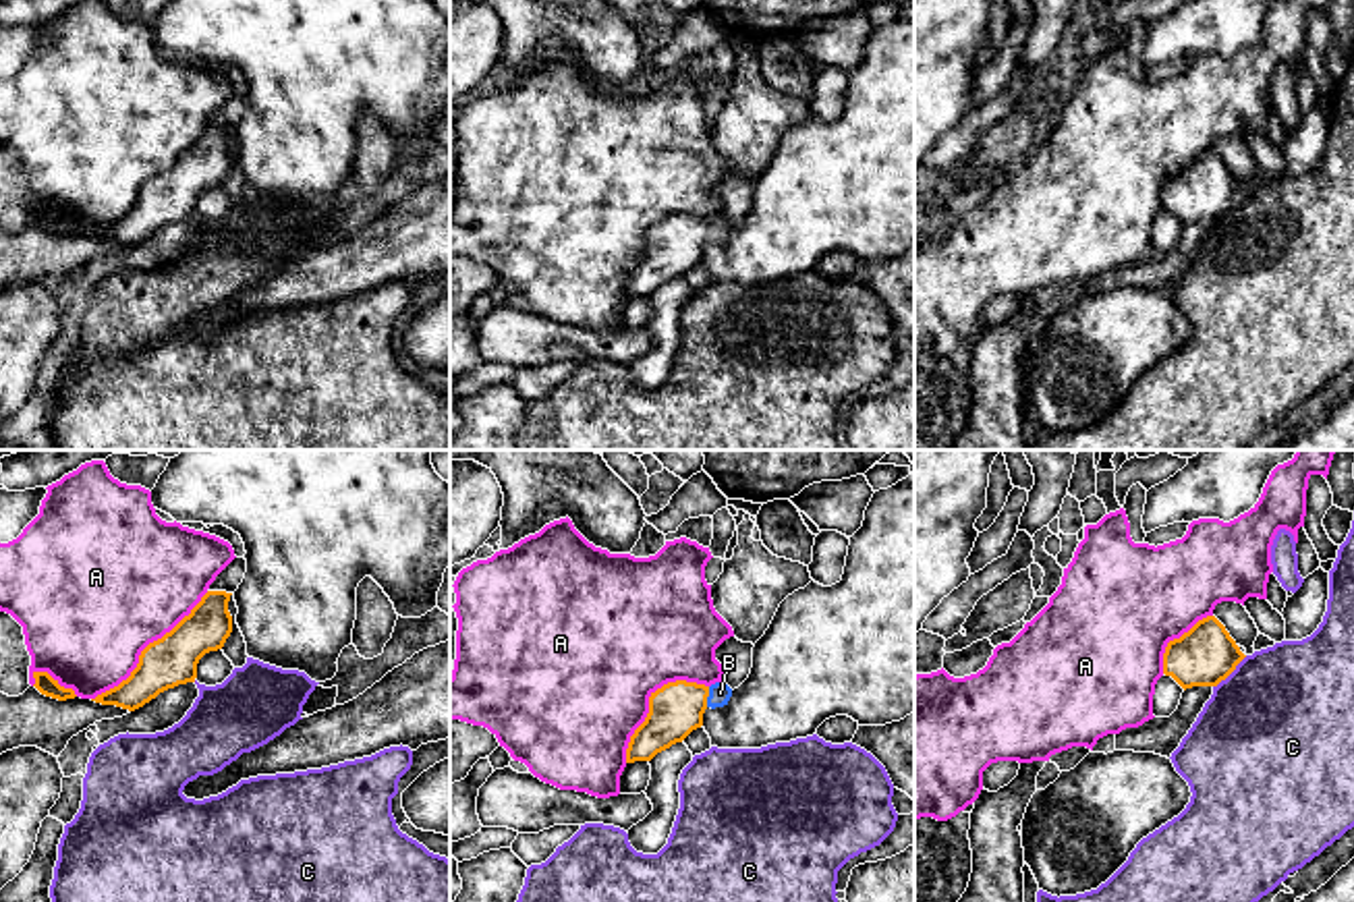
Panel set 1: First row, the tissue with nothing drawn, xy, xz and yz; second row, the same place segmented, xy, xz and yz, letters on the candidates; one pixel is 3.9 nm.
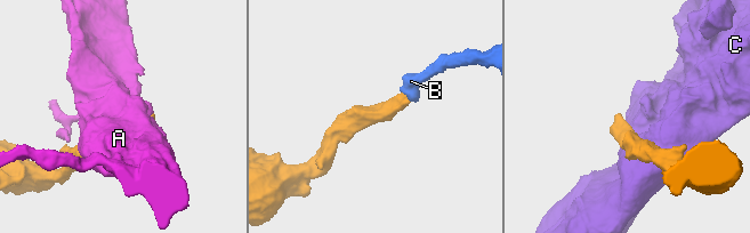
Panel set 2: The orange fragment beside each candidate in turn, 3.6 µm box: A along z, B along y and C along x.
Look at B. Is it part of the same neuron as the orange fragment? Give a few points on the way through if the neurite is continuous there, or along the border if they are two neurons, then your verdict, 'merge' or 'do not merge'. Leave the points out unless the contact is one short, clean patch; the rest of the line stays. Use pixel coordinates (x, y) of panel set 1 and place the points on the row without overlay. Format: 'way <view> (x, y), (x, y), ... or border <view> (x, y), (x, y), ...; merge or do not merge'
way xz (674, 245), (689, 235), (708, 231), (720, 229); merge

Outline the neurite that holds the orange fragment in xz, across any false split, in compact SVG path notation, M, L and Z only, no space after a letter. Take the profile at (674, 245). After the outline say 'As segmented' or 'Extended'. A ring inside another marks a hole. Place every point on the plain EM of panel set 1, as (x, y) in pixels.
M676 216L649 232L649 249L634 265L626 284L626 299L651 297L657 288L682 278L693 265L703 261L707 243L724 243L732 232L726 218L711 222Z. Extended

